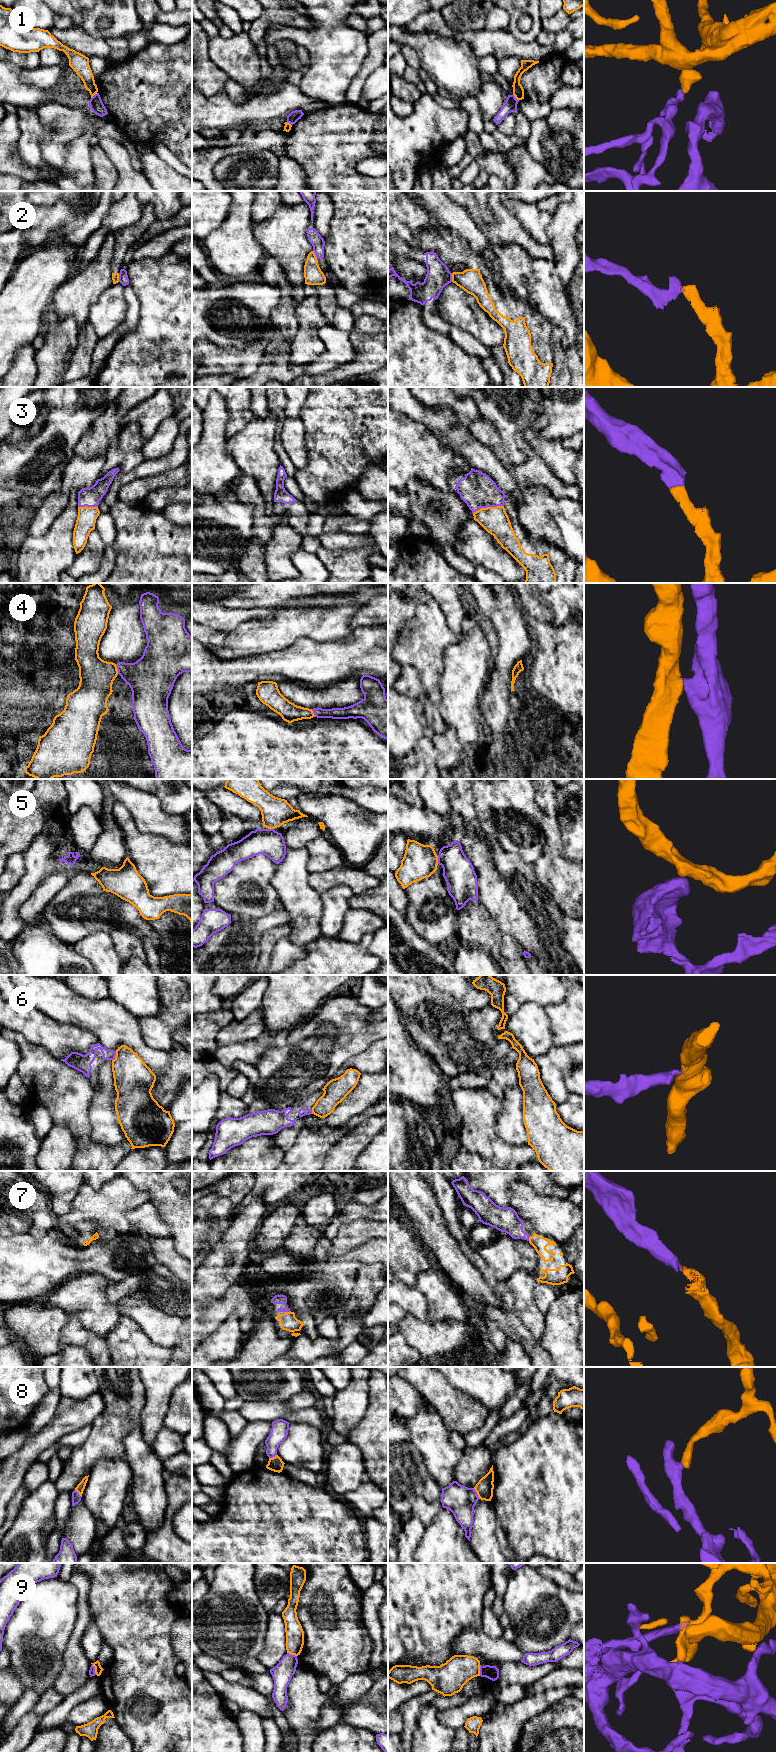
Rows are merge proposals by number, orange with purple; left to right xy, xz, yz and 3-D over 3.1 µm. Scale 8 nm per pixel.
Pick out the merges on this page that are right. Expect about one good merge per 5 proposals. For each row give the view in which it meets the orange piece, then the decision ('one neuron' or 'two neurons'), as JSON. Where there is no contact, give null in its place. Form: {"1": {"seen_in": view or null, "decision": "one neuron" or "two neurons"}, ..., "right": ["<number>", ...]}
{"1": {"seen_in": "yz", "decision": "two neurons"}, "2": {"seen_in": "xy", "decision": "two neurons"}, "3": {"seen_in": "yz", "decision": "one neuron"}, "4": {"seen_in": "xy", "decision": "two neurons"}, "5": {"seen_in": "yz", "decision": "two neurons"}, "6": {"seen_in": "xy", "decision": "two neurons"}, "7": {"seen_in": "yz", "decision": "one neuron"}, "8": {"seen_in": "yz", "decision": "two neurons"}, "9": {"seen_in": "yz", "decision": "two neurons"}, "right": ["3", "7"]}

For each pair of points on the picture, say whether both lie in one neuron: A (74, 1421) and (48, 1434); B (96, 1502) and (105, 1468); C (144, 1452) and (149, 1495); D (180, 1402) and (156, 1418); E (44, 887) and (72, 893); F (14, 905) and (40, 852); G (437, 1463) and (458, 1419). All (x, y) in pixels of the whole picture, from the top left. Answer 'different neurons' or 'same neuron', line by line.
A: same neuron
B: same neuron
C: same neuron
D: different neurons
E: different neurons
F: same neuron
G: different neurons

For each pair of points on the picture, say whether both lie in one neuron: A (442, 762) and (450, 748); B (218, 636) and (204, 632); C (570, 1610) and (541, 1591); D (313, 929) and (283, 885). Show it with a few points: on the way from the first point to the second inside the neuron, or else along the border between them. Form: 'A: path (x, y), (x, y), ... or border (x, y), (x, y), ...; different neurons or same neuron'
A: path (445, 759), (449, 755), (449, 751); same neuron
B: path (215, 636), (207, 635); same neuron
C: path (563, 1602), (557, 1594), (549, 1593); same neuron
D: path (303, 918), (303, 905), (294, 896); same neuron

